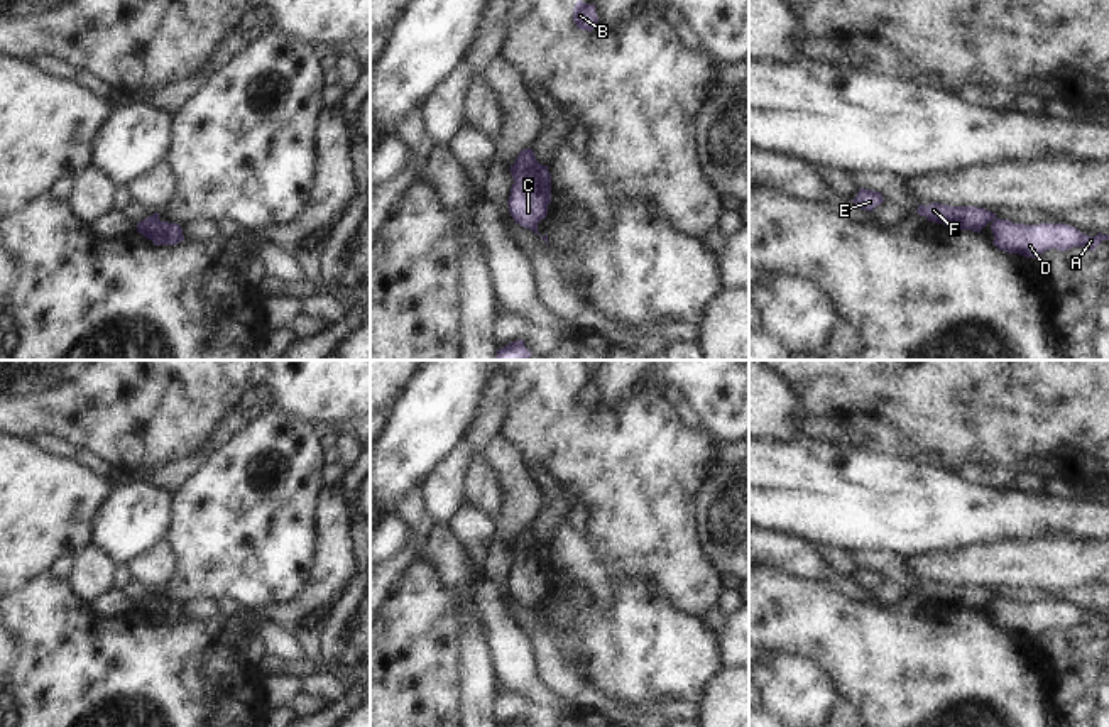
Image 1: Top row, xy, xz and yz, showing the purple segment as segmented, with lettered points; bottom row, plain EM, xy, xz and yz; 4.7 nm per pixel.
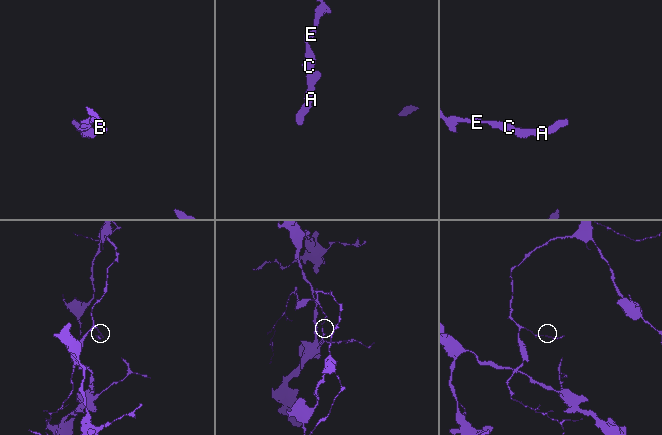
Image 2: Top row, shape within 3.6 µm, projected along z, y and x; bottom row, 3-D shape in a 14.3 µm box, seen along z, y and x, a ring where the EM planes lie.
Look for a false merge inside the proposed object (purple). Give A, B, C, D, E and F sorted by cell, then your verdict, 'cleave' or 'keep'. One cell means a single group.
A D / B C E F | cleave

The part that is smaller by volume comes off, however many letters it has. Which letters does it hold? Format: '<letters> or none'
A, D

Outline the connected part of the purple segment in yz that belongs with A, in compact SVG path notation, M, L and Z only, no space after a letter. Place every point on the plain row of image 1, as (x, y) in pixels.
M994 597L991 609L994 614L992 622L999 629L1019 632L1028 637L1036 637L1050 627L1065 631L1073 626L1087 626L1089 629L1095 629L1102 619L1109 619L1109 614L1097 612L1095 615L1089 615L1065 602L1023 604Z

